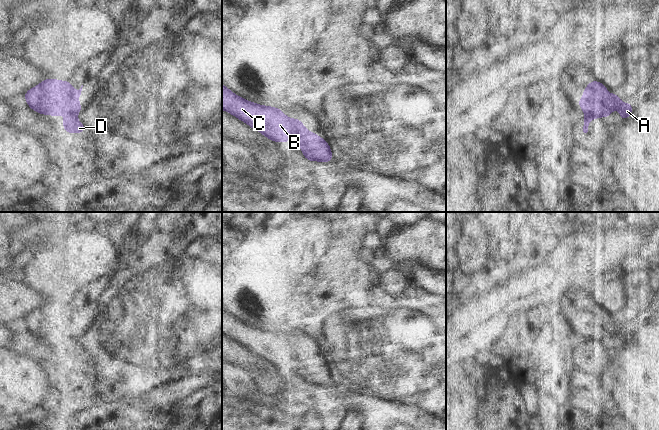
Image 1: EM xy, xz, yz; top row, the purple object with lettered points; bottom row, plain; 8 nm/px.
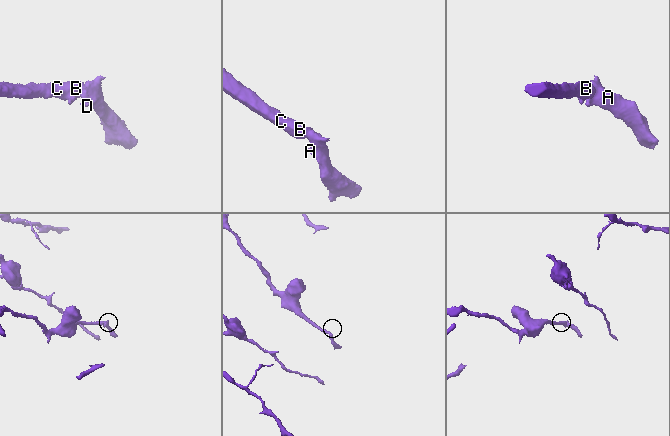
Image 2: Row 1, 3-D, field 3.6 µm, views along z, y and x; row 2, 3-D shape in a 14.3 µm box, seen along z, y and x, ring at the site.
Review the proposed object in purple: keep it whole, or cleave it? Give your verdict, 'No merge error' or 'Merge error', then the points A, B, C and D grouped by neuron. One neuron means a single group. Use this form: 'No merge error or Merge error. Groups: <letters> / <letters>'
No merge error. Groups: A B C D

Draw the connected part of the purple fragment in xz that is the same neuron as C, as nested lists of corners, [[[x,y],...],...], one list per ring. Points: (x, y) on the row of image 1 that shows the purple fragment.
[[[223,84],[222,109],[274,142],[291,141],[295,137],[309,161],[333,161],[329,144],[315,133],[308,132],[300,119],[286,117],[281,109],[246,101]]]

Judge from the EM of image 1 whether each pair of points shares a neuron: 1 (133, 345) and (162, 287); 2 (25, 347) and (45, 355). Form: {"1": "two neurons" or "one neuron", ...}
{"1": "one neuron", "2": "one neuron"}

